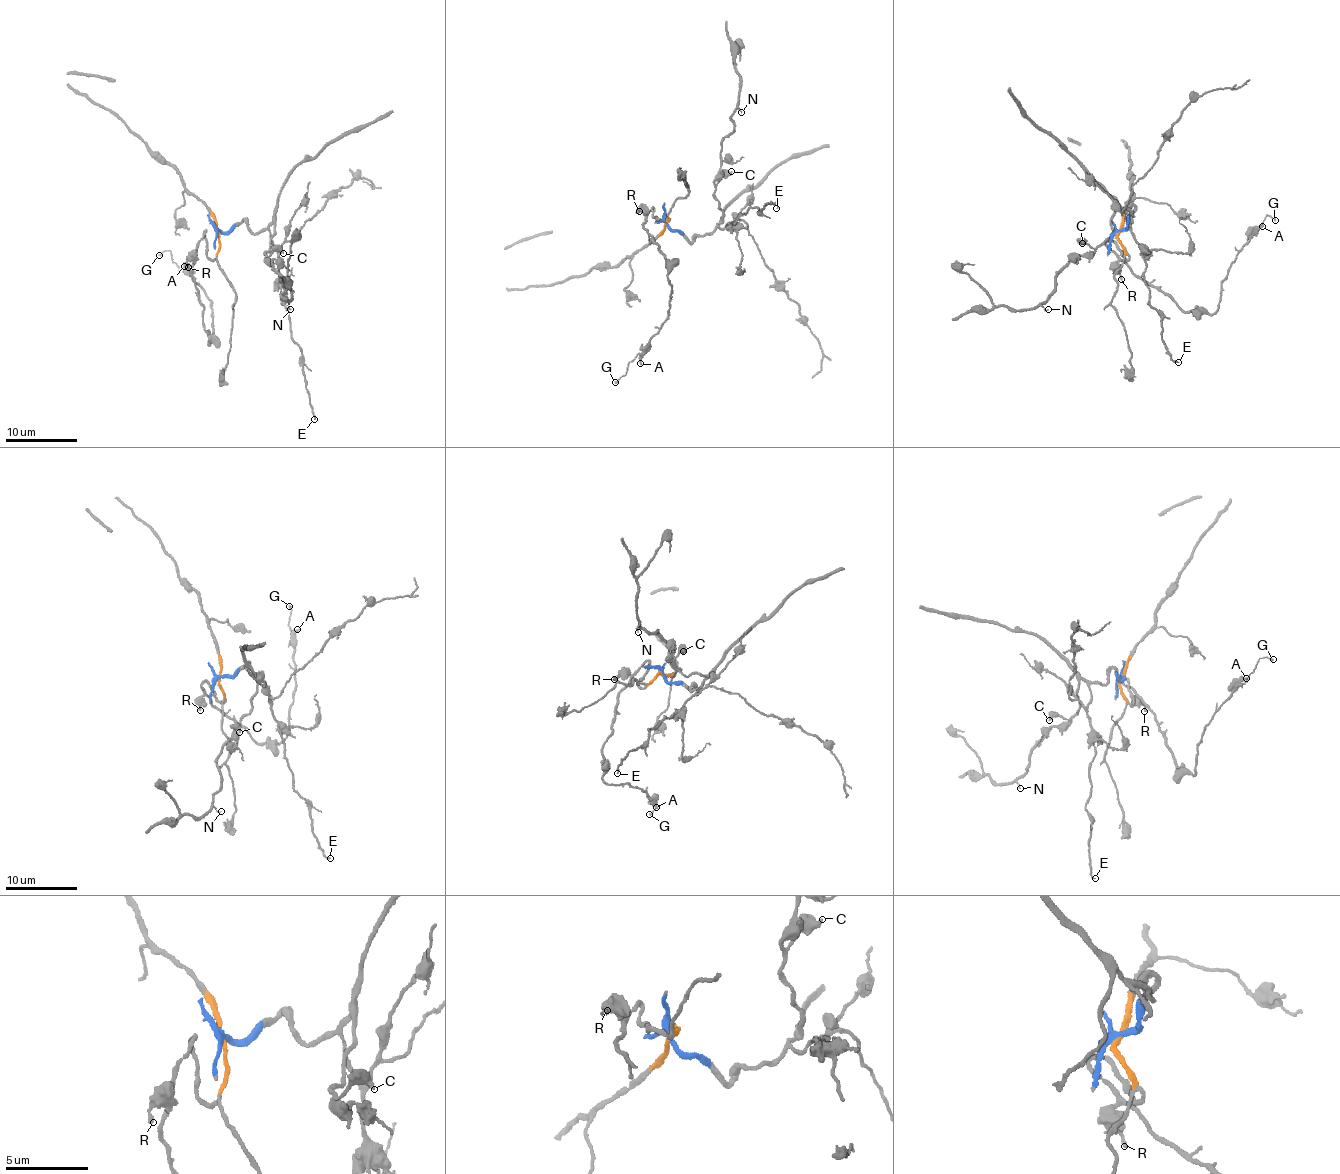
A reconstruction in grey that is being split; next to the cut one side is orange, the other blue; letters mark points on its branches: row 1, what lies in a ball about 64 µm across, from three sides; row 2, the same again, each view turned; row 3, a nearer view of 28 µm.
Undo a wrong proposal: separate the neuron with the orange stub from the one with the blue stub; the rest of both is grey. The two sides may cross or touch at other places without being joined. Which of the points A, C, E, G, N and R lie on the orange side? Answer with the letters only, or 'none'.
A, G, R

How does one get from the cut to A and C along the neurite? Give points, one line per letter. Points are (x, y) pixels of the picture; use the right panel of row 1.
A: (1118, 232), (1128, 258), (1106, 243), (1136, 275), (1185, 311), (1214, 313), (1230, 264), (1262, 226)
C: (1118, 232), (1127, 228), (1133, 207), (1133, 214), (1119, 205), (1112, 233), (1101, 243), (1082, 244)

